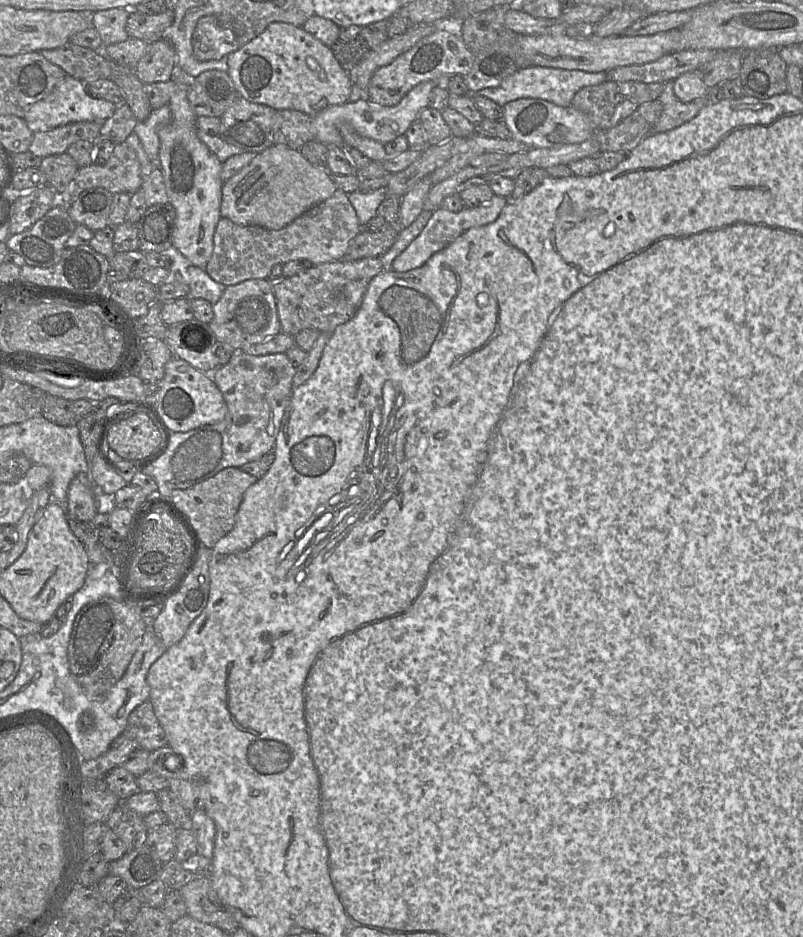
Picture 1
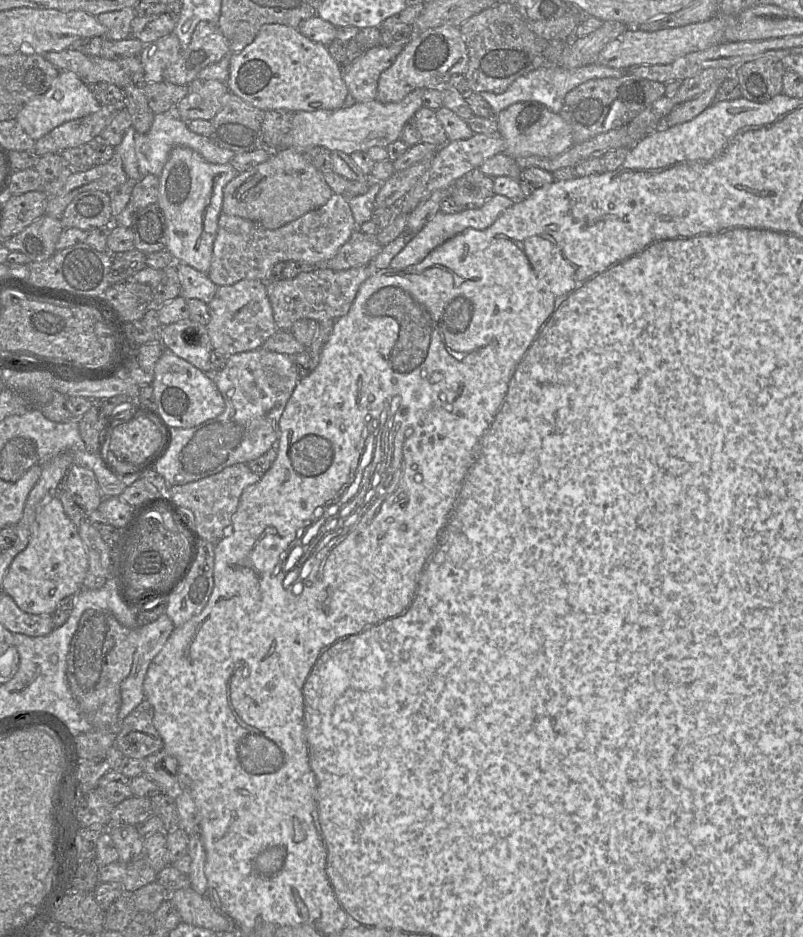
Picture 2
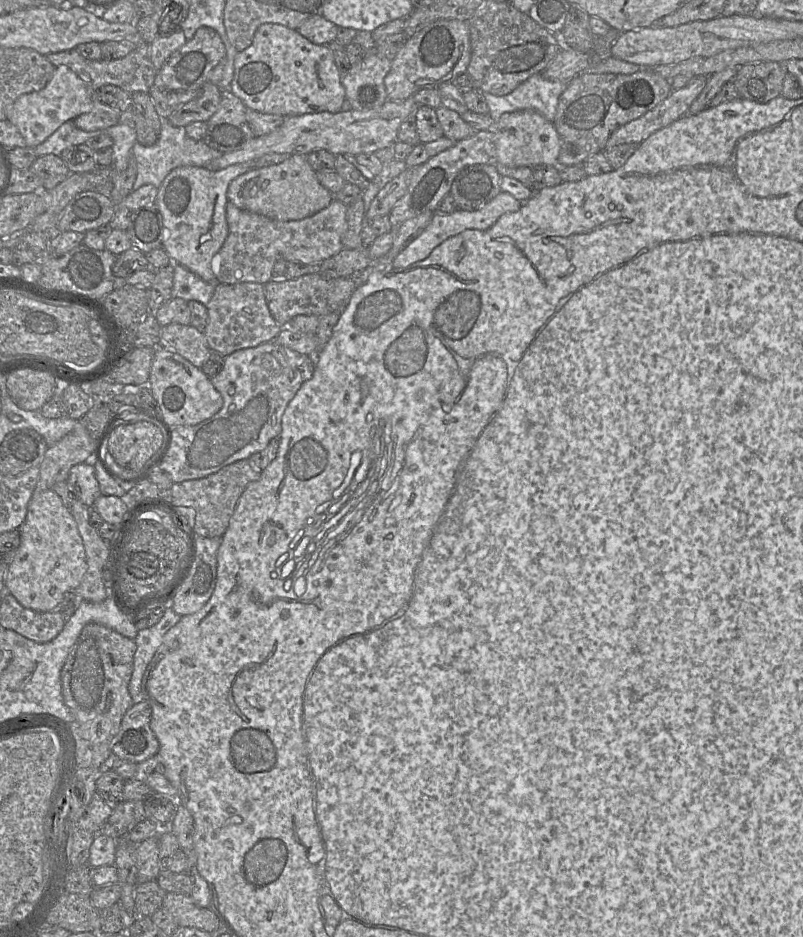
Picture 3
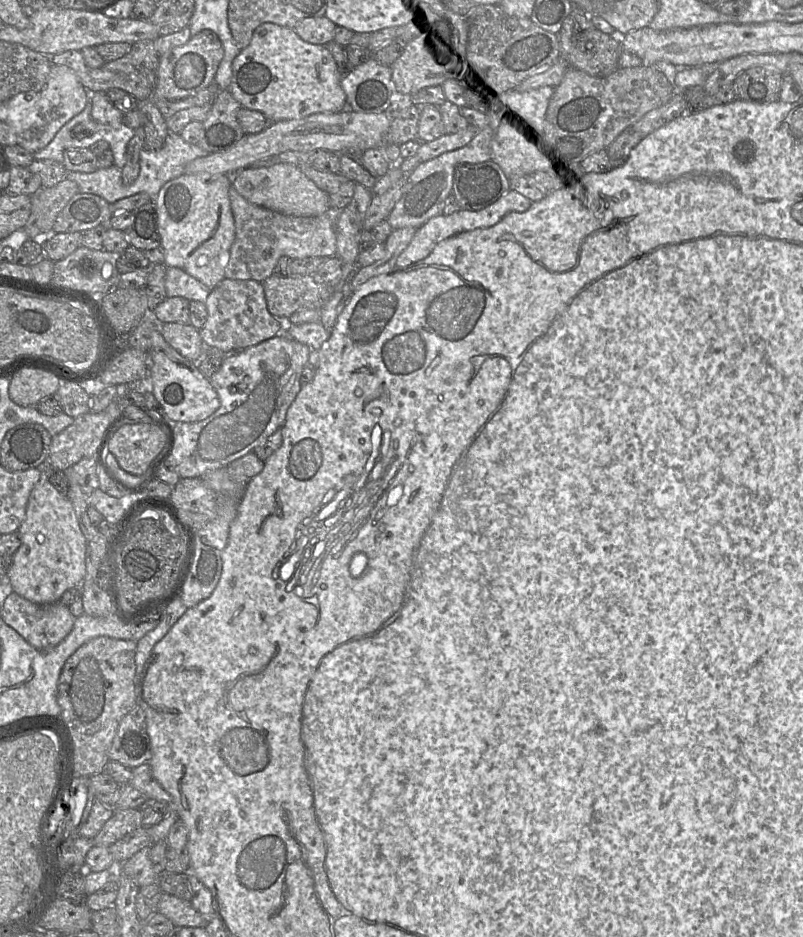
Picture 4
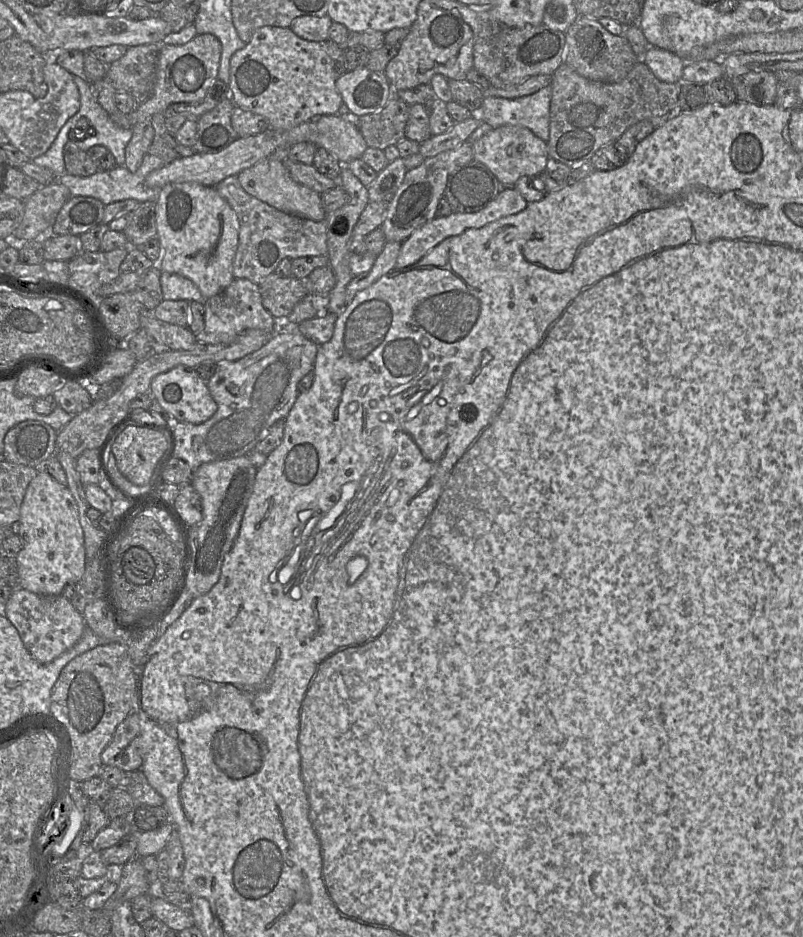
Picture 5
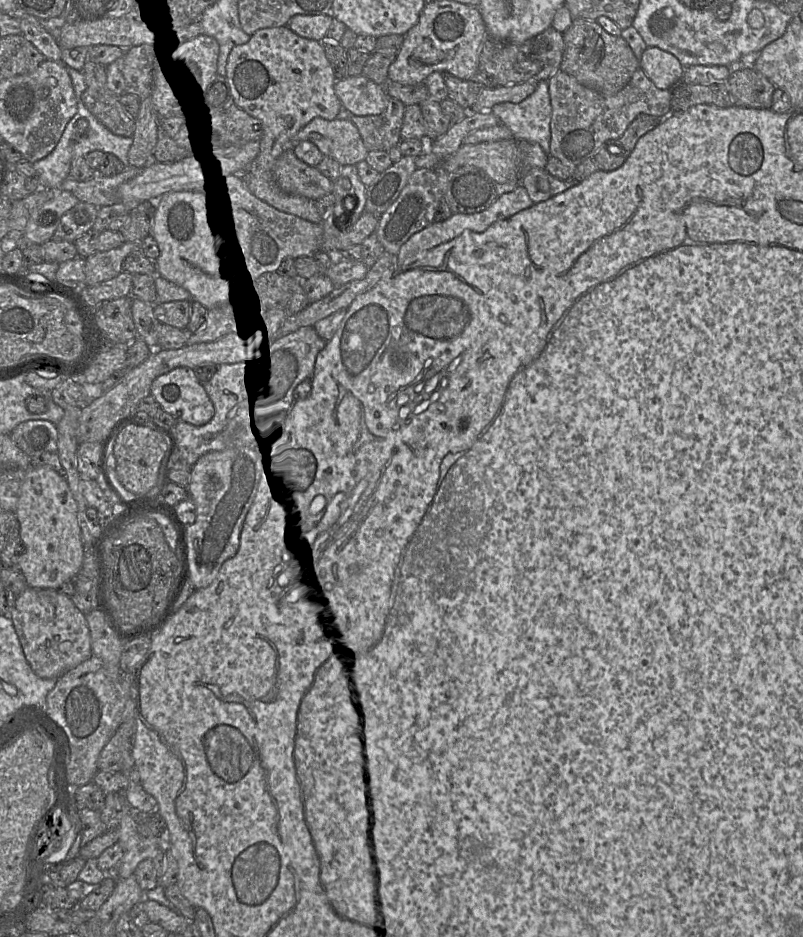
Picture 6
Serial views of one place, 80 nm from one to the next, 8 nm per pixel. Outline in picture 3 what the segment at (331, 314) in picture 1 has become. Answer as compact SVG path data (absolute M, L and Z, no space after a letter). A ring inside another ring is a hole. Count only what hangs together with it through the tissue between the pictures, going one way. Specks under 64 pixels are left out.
M319 273L303 275L296 279L271 279L264 285L264 294L270 313L281 326L298 315L325 316L335 311L343 311L354 290L356 277L324 279Z

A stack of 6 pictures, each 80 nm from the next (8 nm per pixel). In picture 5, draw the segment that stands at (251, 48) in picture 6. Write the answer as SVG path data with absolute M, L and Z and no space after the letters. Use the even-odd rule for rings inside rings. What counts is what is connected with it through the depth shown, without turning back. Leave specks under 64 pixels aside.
M265 26L257 29L250 42L232 55L229 96L237 107L267 118L269 129L286 131L315 116L337 115L343 104L342 96L336 88L337 78L332 59L323 44L298 37L290 27ZM270 156L238 174L242 188L252 197L286 214L312 221L323 221L327 215L323 208L321 195L295 182L287 168L276 158Z

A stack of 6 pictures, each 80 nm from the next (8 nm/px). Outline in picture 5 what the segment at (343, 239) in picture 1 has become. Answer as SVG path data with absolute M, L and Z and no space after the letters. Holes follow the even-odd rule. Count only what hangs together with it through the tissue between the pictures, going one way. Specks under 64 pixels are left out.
M231 176L215 187L218 194L234 210L239 221L239 241L233 261L235 279L248 279L260 284L274 273L284 258L316 257L327 255L327 228L323 221L312 221L279 211L249 195L239 183L237 176Z

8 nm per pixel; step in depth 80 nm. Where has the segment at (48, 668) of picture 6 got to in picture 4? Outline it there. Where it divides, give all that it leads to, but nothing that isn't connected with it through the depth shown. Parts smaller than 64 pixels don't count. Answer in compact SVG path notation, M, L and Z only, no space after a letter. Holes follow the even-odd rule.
M12 591L4 600L1 619L17 631L35 649L50 651L61 643L72 631L76 617L70 612L69 606L62 604L60 601L40 605Z

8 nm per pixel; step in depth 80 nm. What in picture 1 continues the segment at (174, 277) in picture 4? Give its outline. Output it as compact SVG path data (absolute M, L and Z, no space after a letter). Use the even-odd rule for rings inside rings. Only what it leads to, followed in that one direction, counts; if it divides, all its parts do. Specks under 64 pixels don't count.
M191 265L182 269L185 273L185 283L190 288L186 298L205 299L212 305L219 301L226 286L214 281L203 268Z

